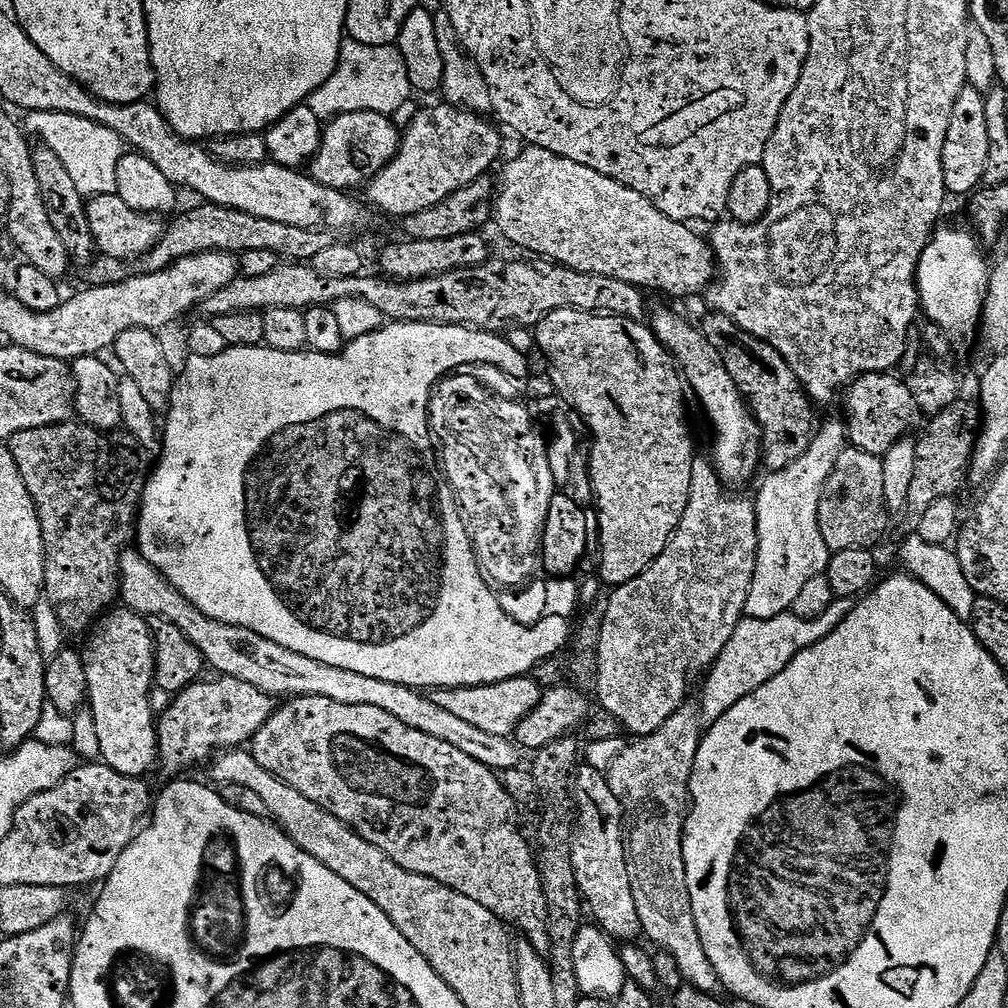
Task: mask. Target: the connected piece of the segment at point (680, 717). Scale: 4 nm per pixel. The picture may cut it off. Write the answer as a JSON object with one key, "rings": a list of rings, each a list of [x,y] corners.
{"rings":[[[685,702],[680,705],[680,708],[671,716],[666,718],[666,722],[662,722],[662,726],[658,726],[658,730],[654,730],[654,734],[642,736],[633,739],[631,742],[625,743],[622,754],[618,754],[618,758],[614,758],[614,762],[607,769],[606,775],[610,786],[613,788],[614,794],[617,795],[618,802],[621,803],[623,812],[623,834],[625,846],[625,858],[628,863],[630,874],[630,885],[633,887],[634,901],[637,906],[638,918],[640,919],[640,927],[643,935],[648,936],[657,947],[663,951],[673,954],[675,962],[678,964],[679,972],[684,976],[684,983],[696,987],[701,992],[719,993],[722,985],[720,978],[714,966],[710,964],[710,958],[706,958],[706,950],[702,946],[702,938],[698,938],[698,926],[694,922],[694,910],[690,902],[690,890],[686,886],[686,862],[684,861],[684,821],[688,818],[688,809],[690,807],[690,789],[692,786],[692,771],[694,770],[694,762],[696,755],[700,749],[702,739],[702,716],[698,711],[697,705],[692,702]]]}

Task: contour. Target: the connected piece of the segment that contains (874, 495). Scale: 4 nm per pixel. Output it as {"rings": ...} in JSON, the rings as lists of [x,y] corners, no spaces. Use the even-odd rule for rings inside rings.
{"rings":[[[845,447],[834,462],[834,470],[824,487],[818,506],[818,526],[829,553],[855,548],[871,549],[872,543],[884,532],[890,513],[886,502],[886,489],[882,487],[881,457],[861,448]]]}

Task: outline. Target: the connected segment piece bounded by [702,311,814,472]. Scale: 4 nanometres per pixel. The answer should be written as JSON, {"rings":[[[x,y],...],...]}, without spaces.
{"rings":[[[709,311],[708,317],[702,323],[702,331],[705,338],[715,346],[730,378],[734,378],[734,386],[744,395],[744,403],[748,405],[748,410],[755,418],[760,430],[760,439],[762,441],[762,464],[765,469],[777,472],[797,460],[806,452],[812,437],[814,435],[814,423],[812,424],[813,401],[804,388],[804,383],[794,374],[794,370],[770,346],[765,340],[760,340],[754,334],[742,330],[734,318],[730,318],[721,312]]]}

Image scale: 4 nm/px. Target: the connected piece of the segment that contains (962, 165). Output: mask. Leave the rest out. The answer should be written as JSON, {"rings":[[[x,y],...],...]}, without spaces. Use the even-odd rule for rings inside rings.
{"rings":[[[965,86],[962,94],[958,94],[958,102],[954,102],[950,130],[946,130],[946,146],[942,146],[945,189],[956,196],[967,197],[975,193],[984,183],[989,162],[990,130],[986,130],[986,96],[974,87]]]}

